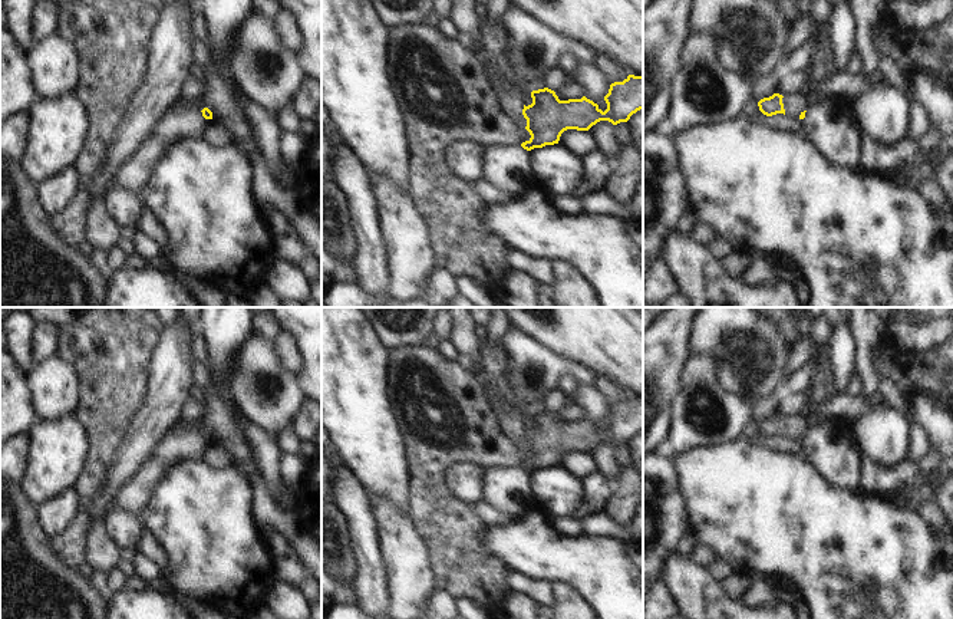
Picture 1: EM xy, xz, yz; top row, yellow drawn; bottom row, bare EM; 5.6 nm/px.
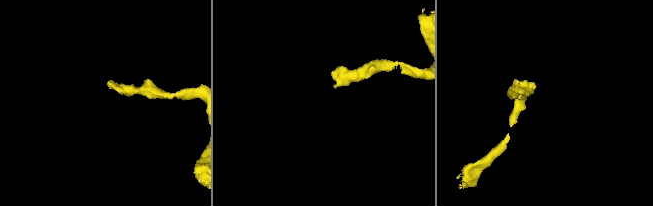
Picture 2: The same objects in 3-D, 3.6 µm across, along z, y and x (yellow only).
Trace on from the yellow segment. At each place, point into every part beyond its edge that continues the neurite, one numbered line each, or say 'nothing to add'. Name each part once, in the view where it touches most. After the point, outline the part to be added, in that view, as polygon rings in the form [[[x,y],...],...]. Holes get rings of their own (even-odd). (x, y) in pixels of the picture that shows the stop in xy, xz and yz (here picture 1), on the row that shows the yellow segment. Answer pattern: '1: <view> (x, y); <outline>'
1: yz (794, 105); [[[798,93],[782,98],[785,115],[794,119],[799,119],[799,115],[808,109],[808,96]]]

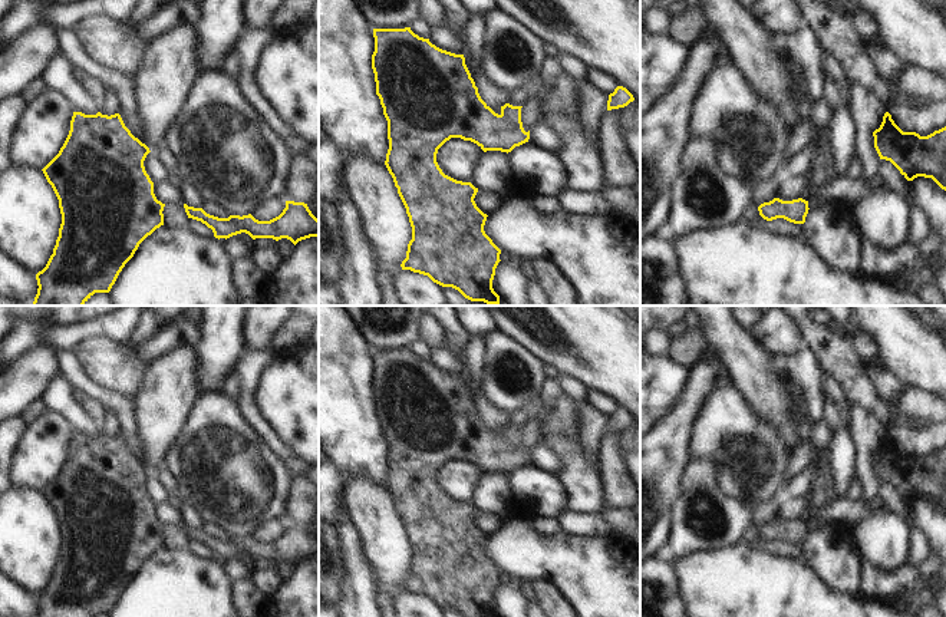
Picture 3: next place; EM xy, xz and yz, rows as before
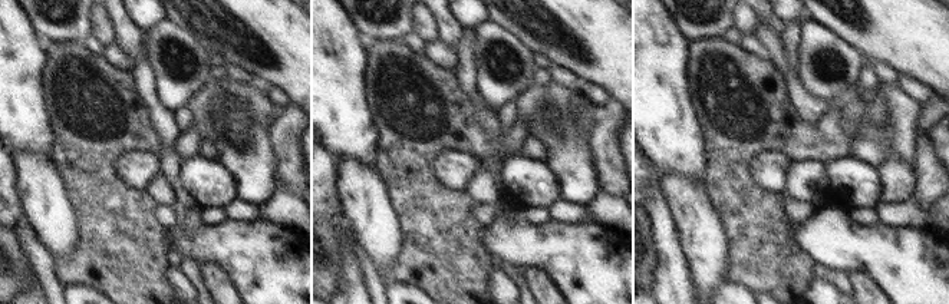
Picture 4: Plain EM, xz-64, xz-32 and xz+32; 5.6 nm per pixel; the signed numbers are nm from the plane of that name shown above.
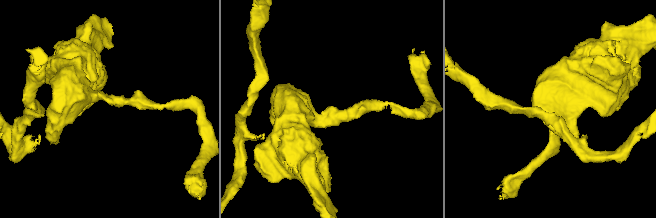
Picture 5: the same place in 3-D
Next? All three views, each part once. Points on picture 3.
nothing to add

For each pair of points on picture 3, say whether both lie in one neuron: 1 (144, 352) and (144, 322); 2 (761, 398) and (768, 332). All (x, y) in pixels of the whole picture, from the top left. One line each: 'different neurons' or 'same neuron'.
1: different neurons
2: different neurons

